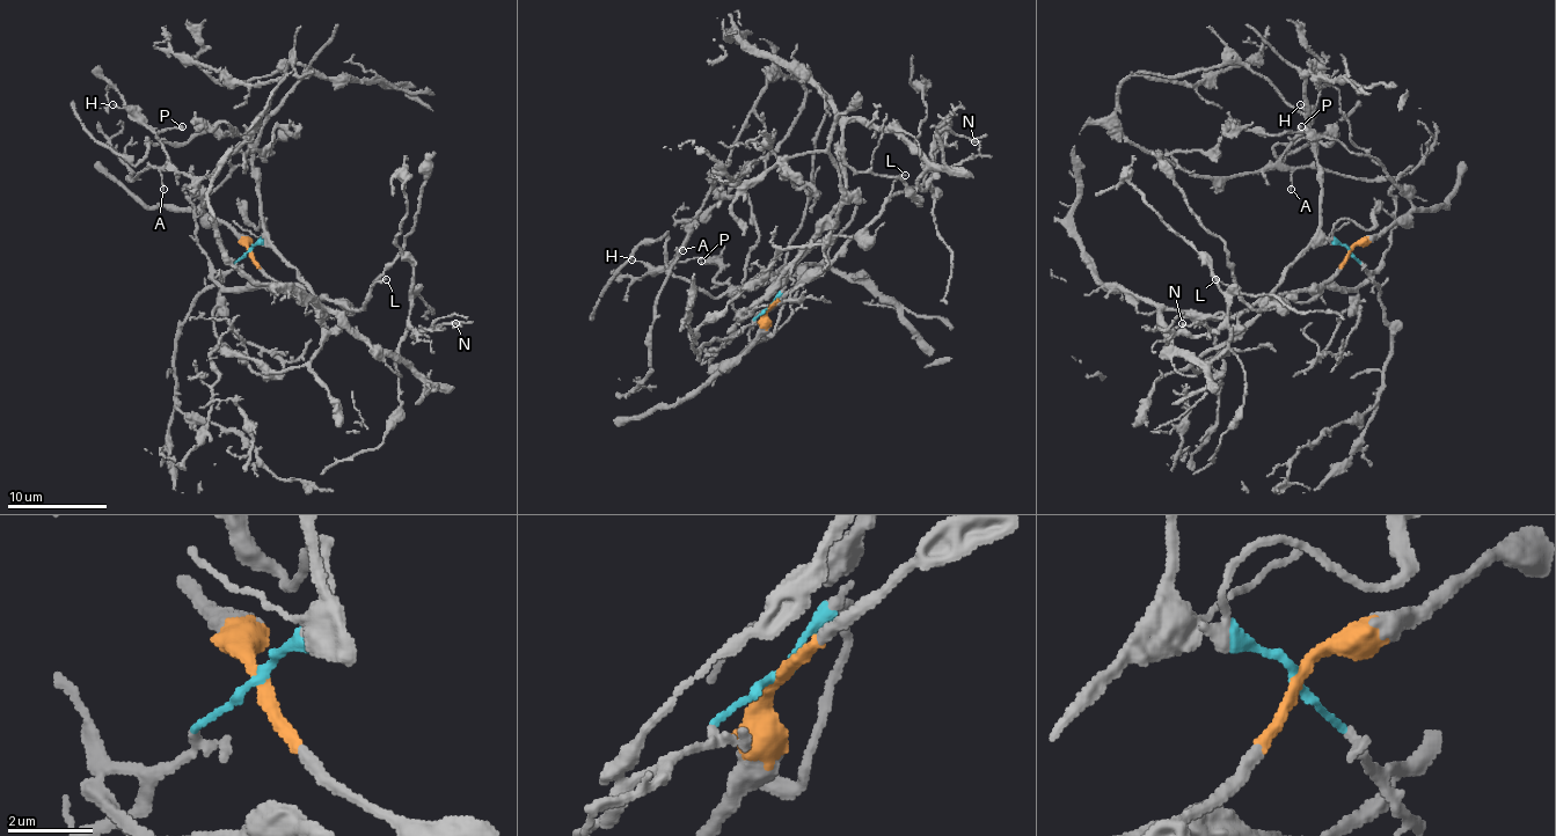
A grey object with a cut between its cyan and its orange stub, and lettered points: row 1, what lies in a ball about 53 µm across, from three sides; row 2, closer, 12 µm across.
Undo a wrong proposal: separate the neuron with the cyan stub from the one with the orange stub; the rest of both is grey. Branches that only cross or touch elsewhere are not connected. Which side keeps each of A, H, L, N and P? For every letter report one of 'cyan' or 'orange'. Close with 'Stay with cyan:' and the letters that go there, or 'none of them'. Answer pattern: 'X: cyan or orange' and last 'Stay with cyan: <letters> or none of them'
A: cyan
H: cyan
L: orange
N: cyan
P: cyan
Stay with cyan: A, H, N, P

